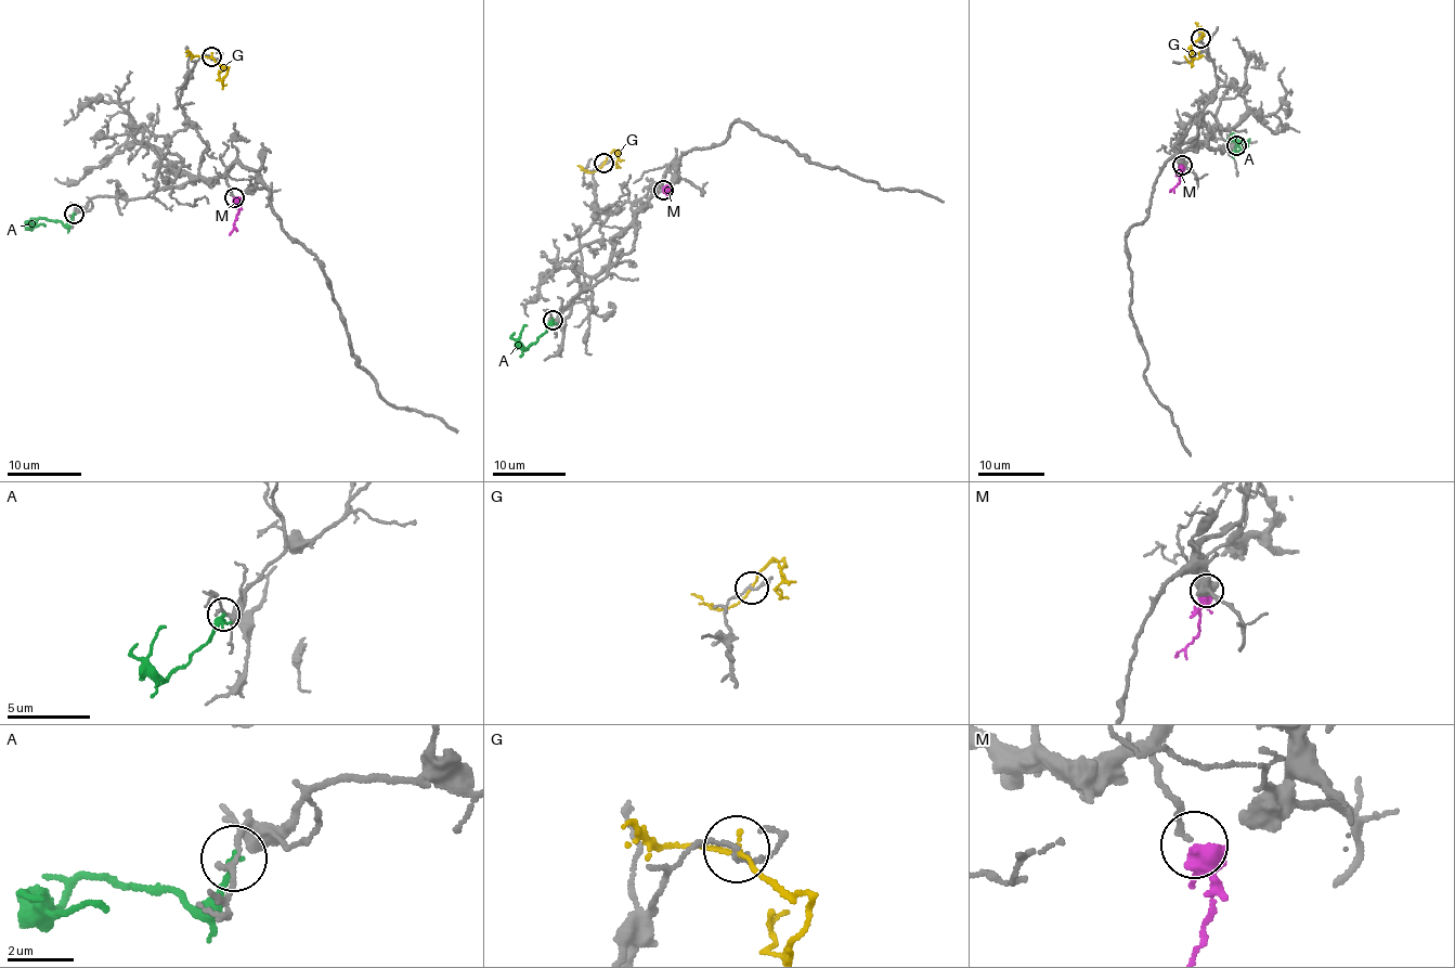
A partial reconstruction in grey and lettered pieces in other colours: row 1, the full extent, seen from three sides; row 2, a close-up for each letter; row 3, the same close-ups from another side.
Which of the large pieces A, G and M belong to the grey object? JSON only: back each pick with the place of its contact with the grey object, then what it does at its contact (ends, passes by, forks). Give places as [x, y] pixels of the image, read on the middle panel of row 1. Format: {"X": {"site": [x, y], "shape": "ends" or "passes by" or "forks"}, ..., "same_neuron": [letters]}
{"M": {"site": [663, 190], "shape": "passes by"}, "same_neuron": ["M"]}

